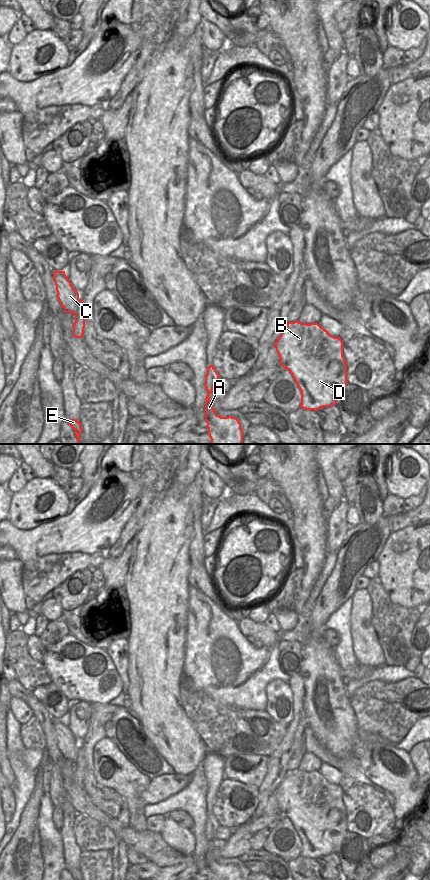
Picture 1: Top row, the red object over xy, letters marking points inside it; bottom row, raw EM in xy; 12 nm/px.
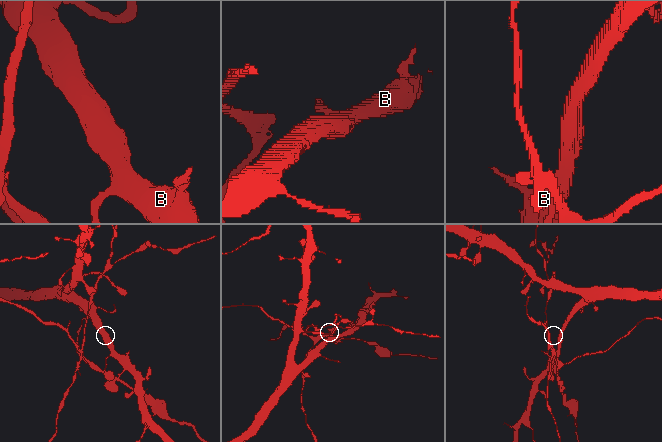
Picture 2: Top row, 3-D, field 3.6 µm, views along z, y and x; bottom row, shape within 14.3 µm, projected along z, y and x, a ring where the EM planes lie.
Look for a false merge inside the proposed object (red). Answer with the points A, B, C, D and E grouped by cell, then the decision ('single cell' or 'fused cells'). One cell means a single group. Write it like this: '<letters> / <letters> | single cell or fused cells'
A B D E / C | fused cells

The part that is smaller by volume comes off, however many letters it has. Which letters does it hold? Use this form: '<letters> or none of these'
C

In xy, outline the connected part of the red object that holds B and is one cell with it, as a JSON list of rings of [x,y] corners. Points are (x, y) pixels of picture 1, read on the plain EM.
[[[298,768],[288,770],[283,780],[274,792],[280,806],[280,812],[293,824],[301,839],[302,857],[317,859],[322,855],[335,853],[347,833],[347,811],[343,804],[343,789],[334,785],[318,771],[301,771]]]

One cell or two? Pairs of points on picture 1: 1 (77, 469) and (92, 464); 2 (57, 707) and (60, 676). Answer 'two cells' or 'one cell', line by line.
1: two cells
2: two cells

